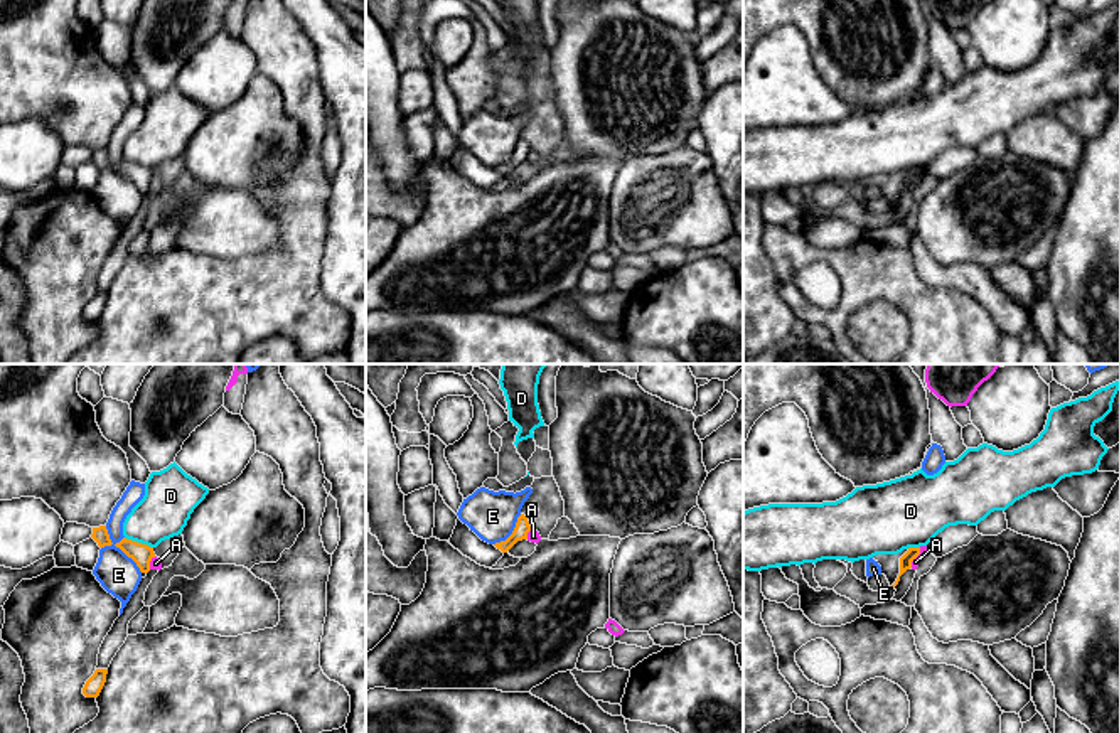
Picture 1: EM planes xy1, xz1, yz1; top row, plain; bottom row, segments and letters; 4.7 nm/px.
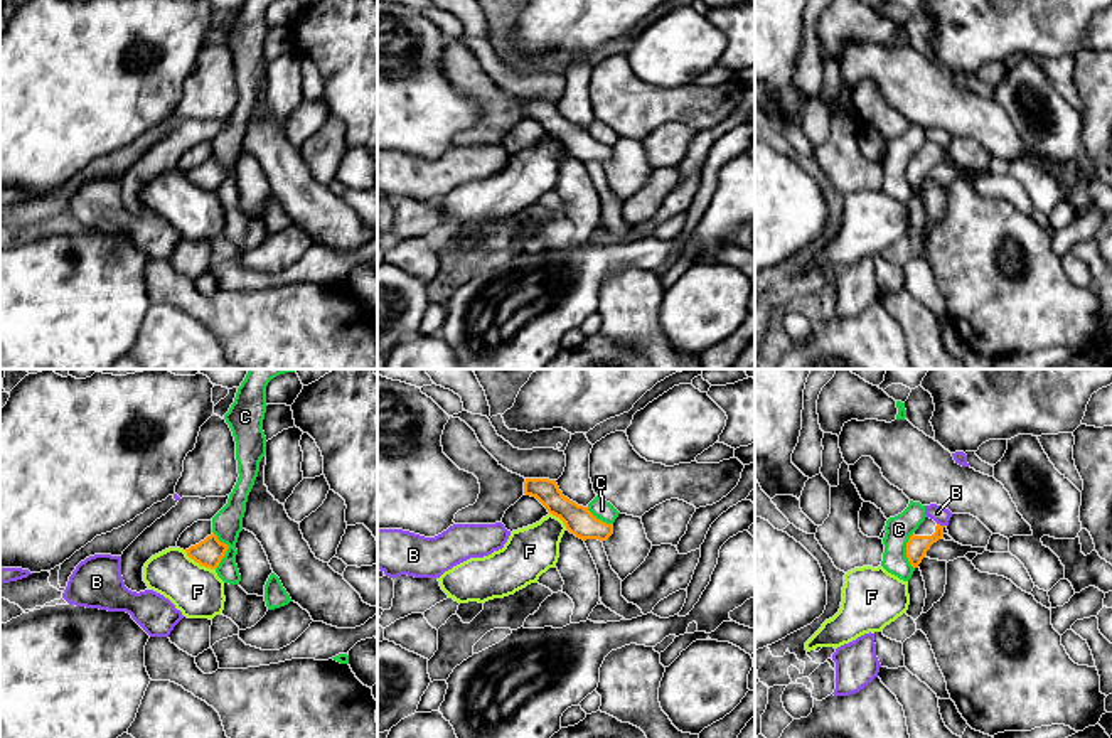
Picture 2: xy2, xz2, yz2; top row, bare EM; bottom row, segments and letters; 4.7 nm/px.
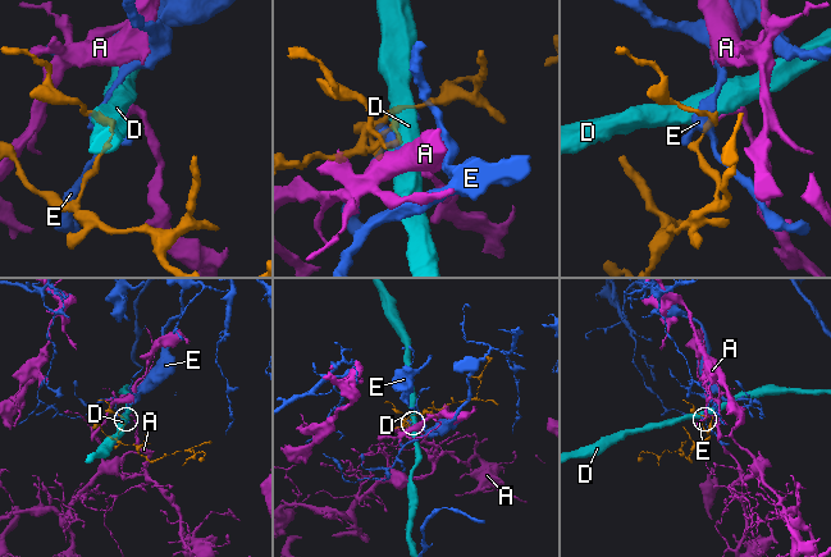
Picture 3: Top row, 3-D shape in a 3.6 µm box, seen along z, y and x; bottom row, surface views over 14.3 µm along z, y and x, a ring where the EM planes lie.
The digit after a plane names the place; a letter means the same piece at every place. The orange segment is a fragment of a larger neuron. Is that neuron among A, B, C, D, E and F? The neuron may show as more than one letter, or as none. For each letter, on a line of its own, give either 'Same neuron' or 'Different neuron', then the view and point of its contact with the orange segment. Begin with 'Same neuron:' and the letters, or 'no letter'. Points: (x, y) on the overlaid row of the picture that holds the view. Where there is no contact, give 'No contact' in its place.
Same neuron: no letter
A: Different neuron. Touches orange at yz1 (915, 556)
B: Different neuron. Touches orange at yz2 (939, 524)
C: Different neuron. Touches orange at xy2 (226, 550)
D: Different neuron. Touches orange at xy1 (139, 543)
E: Different neuron. Touches orange at xy1 (120, 548)
F: Different neuron. Touches orange at xy2 (199, 563)

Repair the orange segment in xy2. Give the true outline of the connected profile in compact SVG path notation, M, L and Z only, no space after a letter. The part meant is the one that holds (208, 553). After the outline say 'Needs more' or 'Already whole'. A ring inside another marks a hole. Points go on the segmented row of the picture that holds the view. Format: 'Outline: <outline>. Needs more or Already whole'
Outline: M212 532L204 541L185 549L187 556L200 566L216 570L227 551L227 544L221 543Z. Already whole

